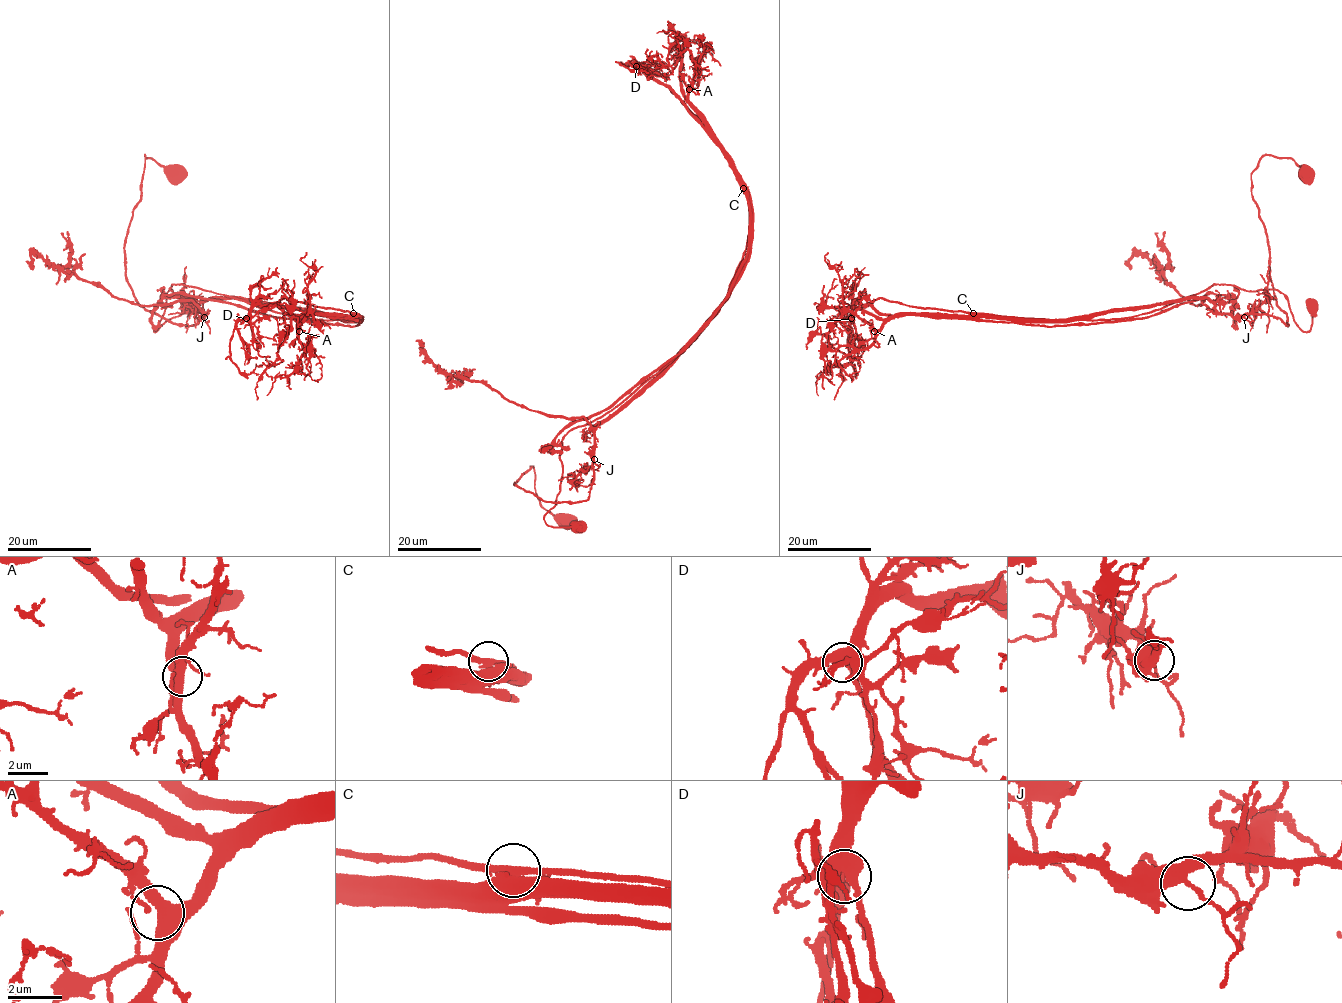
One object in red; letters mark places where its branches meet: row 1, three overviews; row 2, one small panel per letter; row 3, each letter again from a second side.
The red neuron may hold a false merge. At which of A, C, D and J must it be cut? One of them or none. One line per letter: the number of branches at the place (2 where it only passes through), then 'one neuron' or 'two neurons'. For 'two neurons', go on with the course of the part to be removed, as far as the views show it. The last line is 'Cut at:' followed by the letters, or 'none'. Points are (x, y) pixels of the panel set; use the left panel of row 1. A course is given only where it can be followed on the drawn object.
A: branches 3; one neuron
C: branches 2; two neurons; course (354, 313), (357, 318), (300, 318), (173, 284), (154, 331), (180, 316), (192, 300)
D: branches 3; one neuron
J: branches 3; one neuron
Cut at: C

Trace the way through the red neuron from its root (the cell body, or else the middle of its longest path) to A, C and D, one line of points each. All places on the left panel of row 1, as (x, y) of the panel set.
A: (175, 175), (144, 155), (124, 244), (135, 300), (183, 325), (211, 297), (359, 316), (305, 315), (299, 331)
C: (175, 175), (144, 155), (124, 244), (139, 304), (183, 325), (211, 297), (354, 313)
D: (175, 175), (144, 155), (124, 244), (139, 304), (183, 325), (211, 297), (359, 316), (256, 304), (246, 318)

